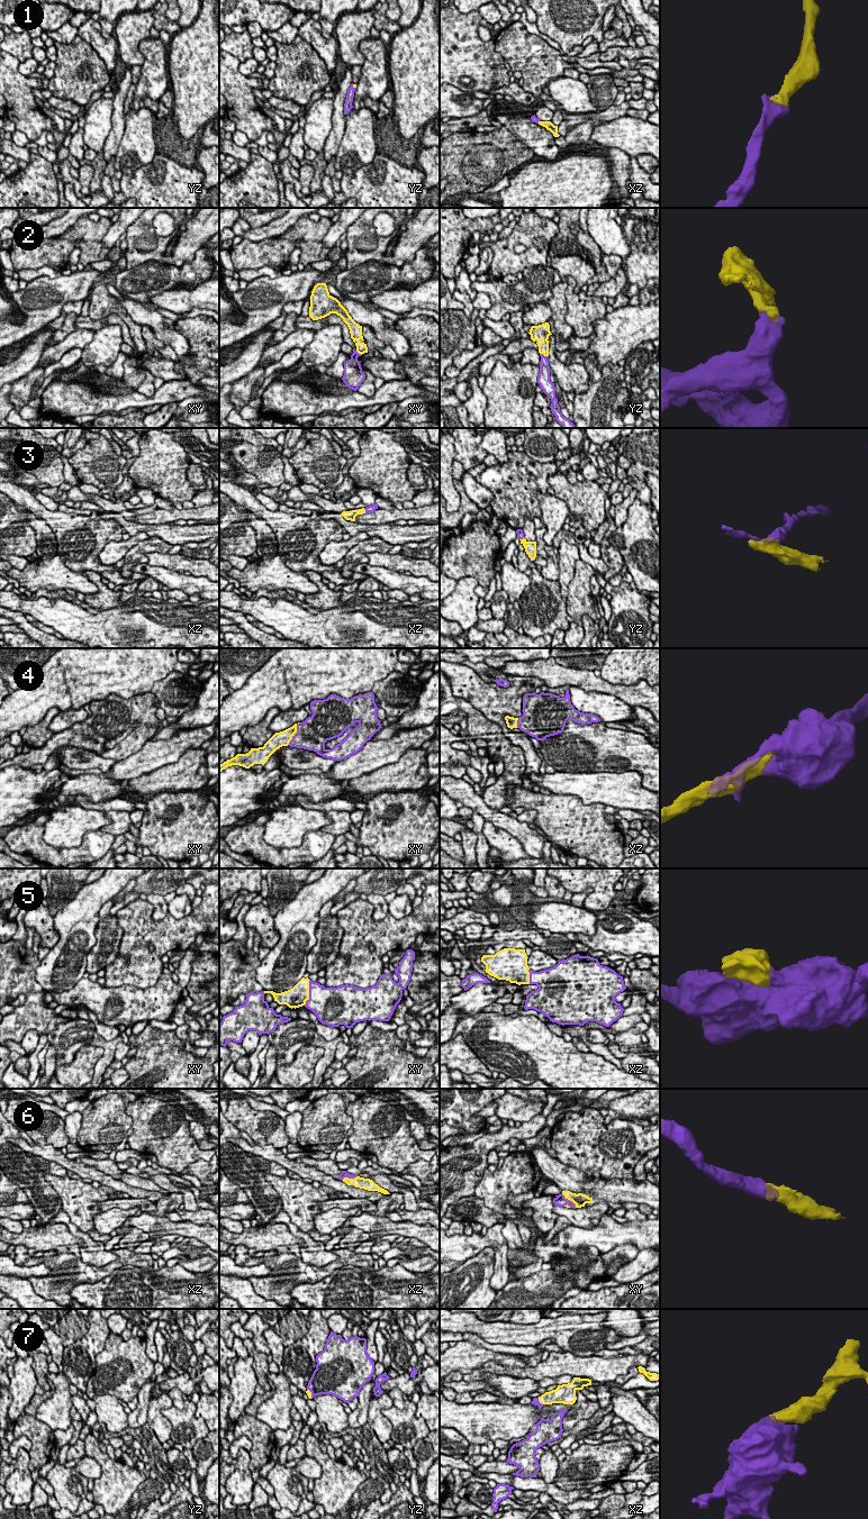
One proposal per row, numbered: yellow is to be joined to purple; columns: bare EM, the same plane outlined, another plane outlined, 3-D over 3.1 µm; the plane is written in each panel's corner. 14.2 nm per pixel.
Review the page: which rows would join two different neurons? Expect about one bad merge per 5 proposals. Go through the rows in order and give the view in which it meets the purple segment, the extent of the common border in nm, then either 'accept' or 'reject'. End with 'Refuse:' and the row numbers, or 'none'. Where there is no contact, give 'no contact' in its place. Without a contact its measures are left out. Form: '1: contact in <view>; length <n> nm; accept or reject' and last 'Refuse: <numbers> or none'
1: contact in yz; length 80 nm; accept
2: contact in yz; length 120 nm; accept
3: contact in xz; length 70 nm; reject
4: contact in xy; length 360 nm; accept
5: contact in xy; length 380 nm; accept
6: contact in xy; length 240 nm; accept
7: contact in yz; length 160 nm; accept
Refuse: 3

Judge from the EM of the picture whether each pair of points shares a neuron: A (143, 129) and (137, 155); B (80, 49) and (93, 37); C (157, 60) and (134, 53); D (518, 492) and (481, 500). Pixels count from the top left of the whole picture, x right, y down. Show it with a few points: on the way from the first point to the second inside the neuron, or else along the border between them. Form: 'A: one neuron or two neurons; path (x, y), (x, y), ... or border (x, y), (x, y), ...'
A: one neuron; path (138, 136), (137, 148)
B: two neurons; border (78, 35), (90, 45), (104, 63)
C: two neurons; border (150, 35), (138, 45), (144, 57), (141, 66)
D: two neurons; border (475, 478), (491, 492), (493, 499), (489, 505)

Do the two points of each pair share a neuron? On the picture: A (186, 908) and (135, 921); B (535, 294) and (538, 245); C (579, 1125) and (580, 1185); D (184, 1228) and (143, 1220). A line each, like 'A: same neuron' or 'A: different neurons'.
A: different neurons
B: different neurons
C: different neurons
D: same neuron

